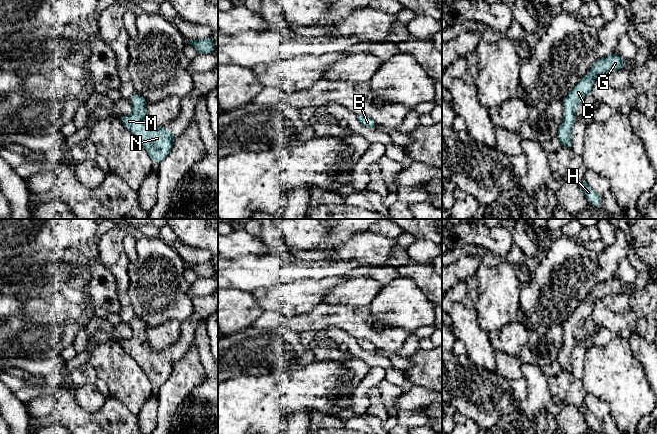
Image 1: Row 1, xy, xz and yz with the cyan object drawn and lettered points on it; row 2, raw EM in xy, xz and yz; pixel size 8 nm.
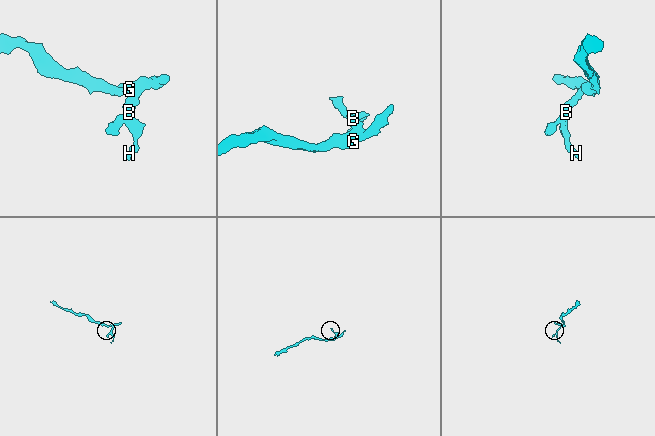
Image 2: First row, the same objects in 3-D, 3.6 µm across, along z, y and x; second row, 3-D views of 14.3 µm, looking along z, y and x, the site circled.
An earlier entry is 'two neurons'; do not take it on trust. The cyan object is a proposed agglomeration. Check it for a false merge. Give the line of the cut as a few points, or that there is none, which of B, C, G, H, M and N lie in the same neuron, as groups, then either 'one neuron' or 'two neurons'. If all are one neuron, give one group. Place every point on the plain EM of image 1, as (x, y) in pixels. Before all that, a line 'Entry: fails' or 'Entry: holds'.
Entry: fails
no cut; B C G H M N; one neuron

